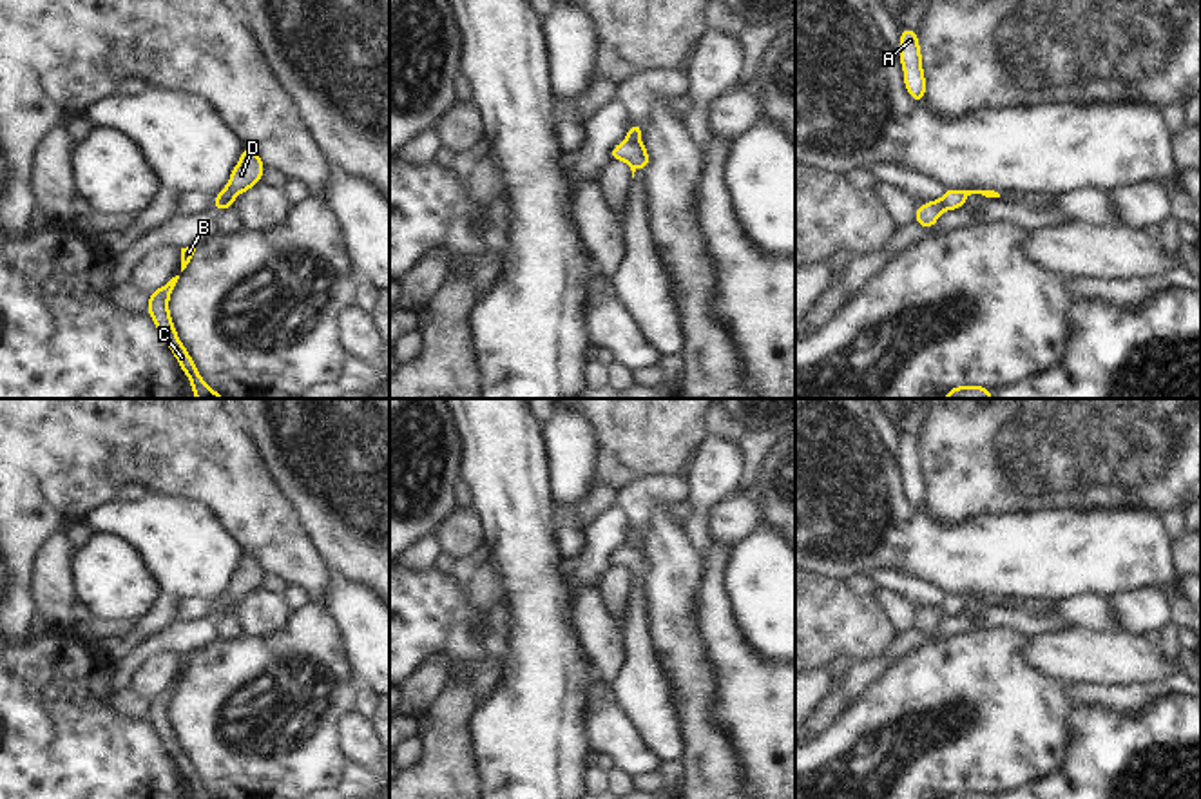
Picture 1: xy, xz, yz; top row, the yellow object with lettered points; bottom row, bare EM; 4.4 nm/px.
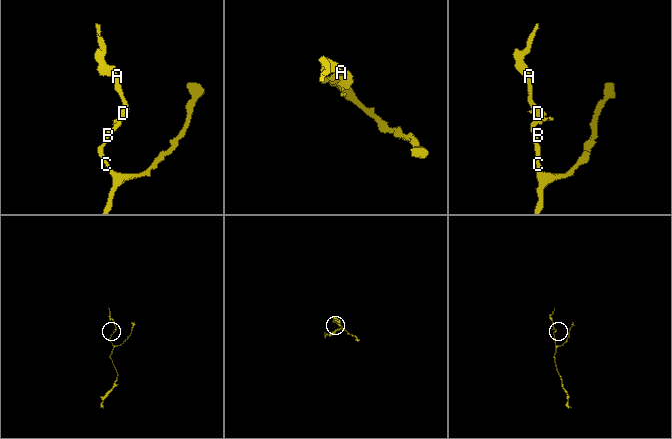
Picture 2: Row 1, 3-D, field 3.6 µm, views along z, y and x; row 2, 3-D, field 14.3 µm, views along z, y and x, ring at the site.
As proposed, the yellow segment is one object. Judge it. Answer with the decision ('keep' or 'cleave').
cleave

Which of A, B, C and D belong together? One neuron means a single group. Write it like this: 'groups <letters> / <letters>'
groups A D / B C

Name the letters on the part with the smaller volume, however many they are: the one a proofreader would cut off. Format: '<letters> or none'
A, D

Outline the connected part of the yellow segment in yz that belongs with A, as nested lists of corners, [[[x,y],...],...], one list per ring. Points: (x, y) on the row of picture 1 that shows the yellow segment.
[[[908,27],[900,29],[900,65],[904,69],[904,87],[911,100],[926,100],[926,76],[922,71],[922,53],[918,47],[918,33]]]

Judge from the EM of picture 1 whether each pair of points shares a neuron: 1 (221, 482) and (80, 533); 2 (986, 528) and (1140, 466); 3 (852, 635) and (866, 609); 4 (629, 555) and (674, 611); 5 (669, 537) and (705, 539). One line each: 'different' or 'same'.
1: different
2: different
3: same
4: different
5: different

